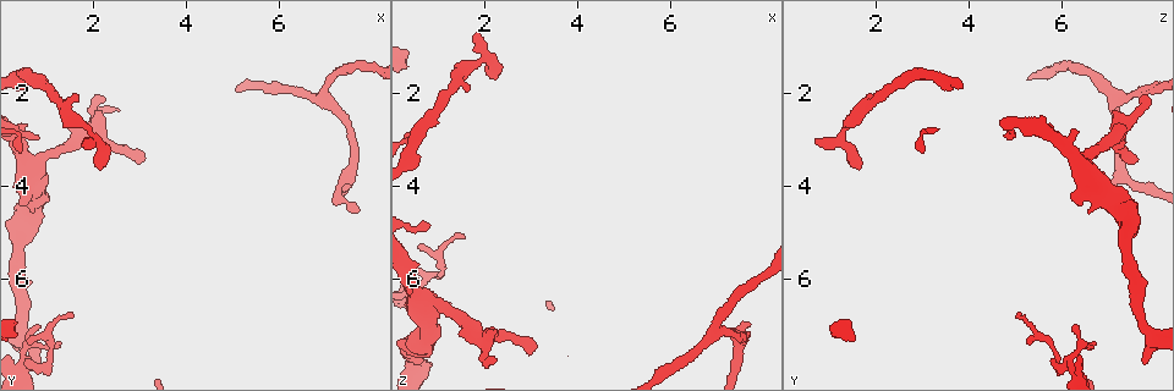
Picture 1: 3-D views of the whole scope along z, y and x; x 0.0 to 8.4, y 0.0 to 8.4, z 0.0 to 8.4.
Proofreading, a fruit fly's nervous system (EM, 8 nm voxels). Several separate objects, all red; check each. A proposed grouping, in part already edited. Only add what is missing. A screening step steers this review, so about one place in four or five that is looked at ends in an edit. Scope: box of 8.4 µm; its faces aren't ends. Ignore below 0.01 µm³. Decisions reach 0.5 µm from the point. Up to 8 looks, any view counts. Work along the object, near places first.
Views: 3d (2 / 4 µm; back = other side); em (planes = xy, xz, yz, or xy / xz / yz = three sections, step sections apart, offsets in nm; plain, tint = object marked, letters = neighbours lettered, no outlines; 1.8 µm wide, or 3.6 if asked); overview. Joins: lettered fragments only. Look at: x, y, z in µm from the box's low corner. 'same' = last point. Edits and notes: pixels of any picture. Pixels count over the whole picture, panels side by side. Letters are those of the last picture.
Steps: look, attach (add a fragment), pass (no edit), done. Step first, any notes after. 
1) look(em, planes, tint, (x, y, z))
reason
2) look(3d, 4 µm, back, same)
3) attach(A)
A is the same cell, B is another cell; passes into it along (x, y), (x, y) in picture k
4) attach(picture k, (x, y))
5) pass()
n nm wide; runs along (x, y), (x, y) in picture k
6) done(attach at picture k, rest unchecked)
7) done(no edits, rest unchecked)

look(3d, 4 µm, (0.80, 2.90, 4.85))

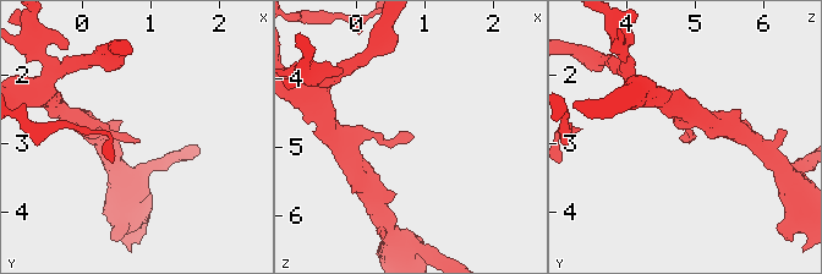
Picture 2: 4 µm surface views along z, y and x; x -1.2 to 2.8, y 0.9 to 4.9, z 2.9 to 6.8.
look(em, planes, letters, (0.85, 3.00, 4.85))

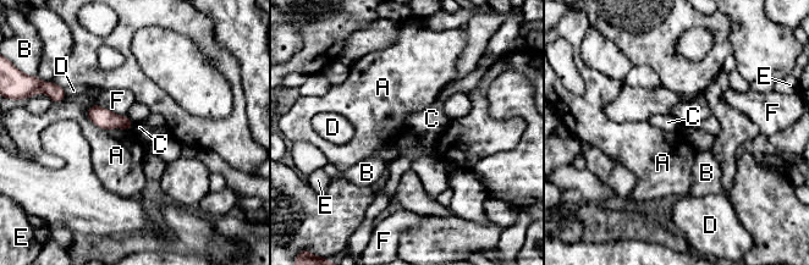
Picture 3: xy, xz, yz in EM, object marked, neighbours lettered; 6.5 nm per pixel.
pass()
100 nm wide; A touches over 340 nm; A, B, C, D, E and F are other cells; no lettered fragment goes on from it

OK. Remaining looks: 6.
look(em, yz, step 8, plain, (1.60, 6.70, 5.15))
thin end

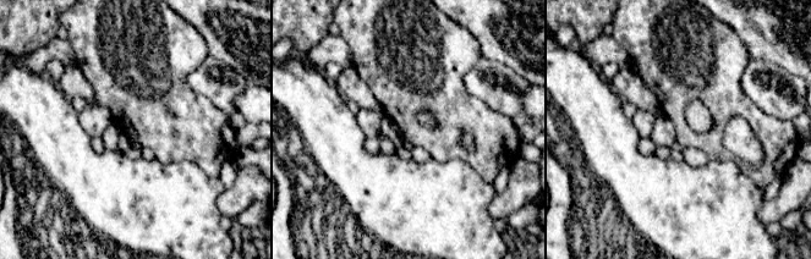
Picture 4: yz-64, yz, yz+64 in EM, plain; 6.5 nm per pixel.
look(em, yz, step 8, letters, same)
see the neighbours

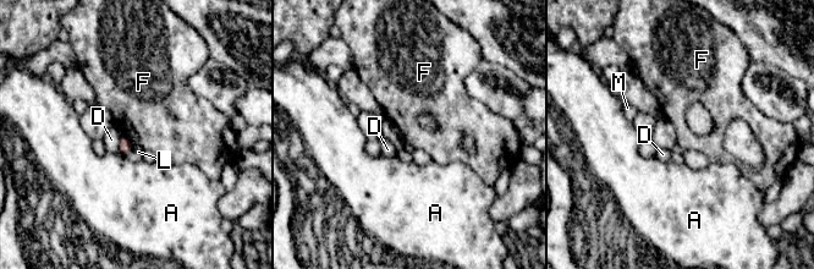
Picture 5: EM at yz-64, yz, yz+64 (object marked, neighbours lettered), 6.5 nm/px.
pass()
80 nm wide; A, D, F, L and M are other cells; border along (122, 133), (135, 147) in picture 5; none of them fits

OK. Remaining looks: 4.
look(em, yz, step 8, letters, (2.95, 3.45, 7.55))
branch stops here

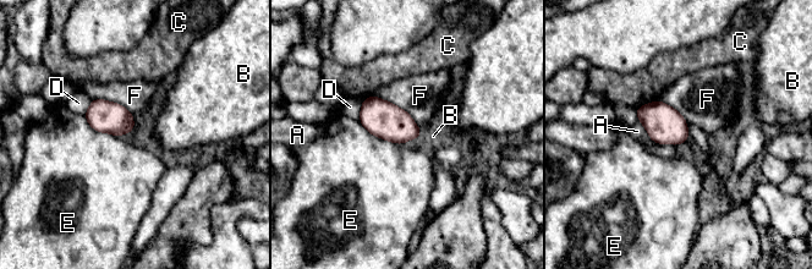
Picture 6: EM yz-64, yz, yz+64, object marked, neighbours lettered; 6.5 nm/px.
pass()
A, B, C, D, E and F are other cells; border along (358, 121), (371, 133), (401, 144) in picture 6; none of them fits

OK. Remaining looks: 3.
look(3d, 2 µm, back, (2.10, 3.55, 1.65))
an open end

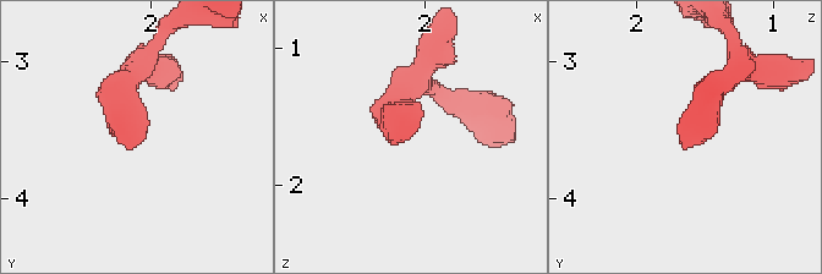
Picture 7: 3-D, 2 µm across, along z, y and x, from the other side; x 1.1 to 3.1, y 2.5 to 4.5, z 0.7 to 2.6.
look(em, planes, letters, (2.08, 3.56, 1.66))

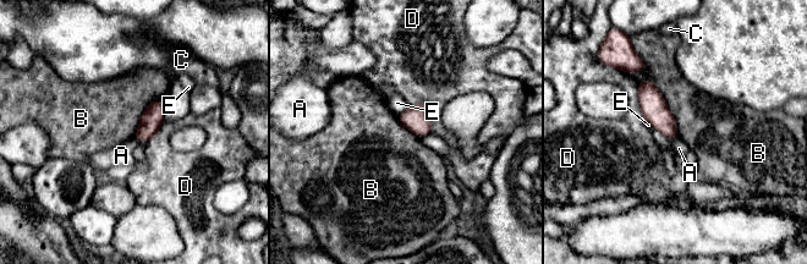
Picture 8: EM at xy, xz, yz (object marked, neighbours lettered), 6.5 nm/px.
pass()
140 nm wide; A, B, C, D and E are other cells; border along (642, 80), (660, 93), (679, 137) in picture 8; none of them fits

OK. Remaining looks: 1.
done(no edits, rest unchecked)

